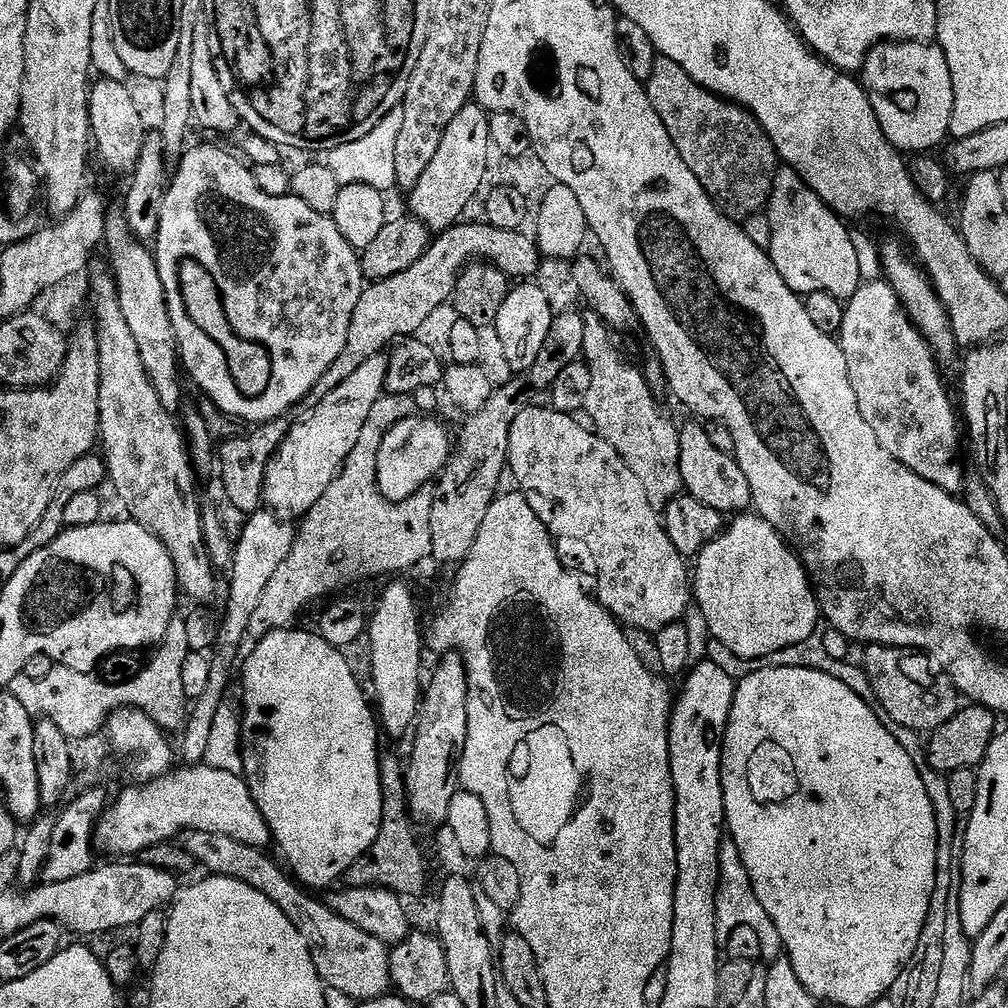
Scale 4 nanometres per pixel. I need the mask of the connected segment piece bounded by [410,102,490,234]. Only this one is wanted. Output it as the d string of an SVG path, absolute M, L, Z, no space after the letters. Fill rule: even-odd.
M469 102L458 114L458 118L446 126L438 154L430 158L430 166L426 166L422 178L418 178L418 186L410 189L411 215L419 218L428 227L429 233L439 234L461 223L463 216L460 215L467 210L468 203L476 195L481 195L480 187L488 172L488 152L490 153L488 118L489 113L479 104Z

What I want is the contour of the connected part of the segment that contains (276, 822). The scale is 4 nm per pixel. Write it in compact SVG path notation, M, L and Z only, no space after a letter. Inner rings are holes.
M296 626L276 628L273 632L267 632L266 635L255 641L256 649L249 654L248 661L244 664L244 710L242 709L240 721L241 742L245 765L250 766L246 772L246 779L248 785L252 787L254 802L258 802L258 810L262 810L262 818L266 818L266 822L270 826L275 847L278 846L284 851L291 875L305 889L316 890L312 888L328 887L331 889L333 887L331 884L339 876L341 879L347 873L348 867L368 851L368 847L376 841L380 833L382 802L384 801L384 790L380 787L381 737L378 735L378 720L374 715L373 705L370 703L369 697L368 700L364 697L364 692L360 689L360 684L356 681L356 676L352 673L347 658L344 657L347 655L341 649L330 646L315 631L299 632L298 629L299 627Z

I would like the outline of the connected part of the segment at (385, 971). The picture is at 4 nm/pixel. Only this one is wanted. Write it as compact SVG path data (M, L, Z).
M205 832L187 833L183 837L182 845L194 856L197 865L201 869L205 868L205 873L246 882L254 886L254 890L273 900L302 934L314 966L327 987L342 990L342 994L350 994L350 998L357 1002L377 1000L392 988L389 945L374 938L374 934L366 934L366 930L358 930L354 922L346 922L346 918L332 911L325 901L323 904L322 901L315 900L312 897L315 895L305 891L283 867L280 869L267 856L269 853L265 849L246 846L246 842L234 842L234 838Z

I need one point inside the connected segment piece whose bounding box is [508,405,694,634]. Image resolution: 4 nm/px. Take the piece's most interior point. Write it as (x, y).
(580, 487)

